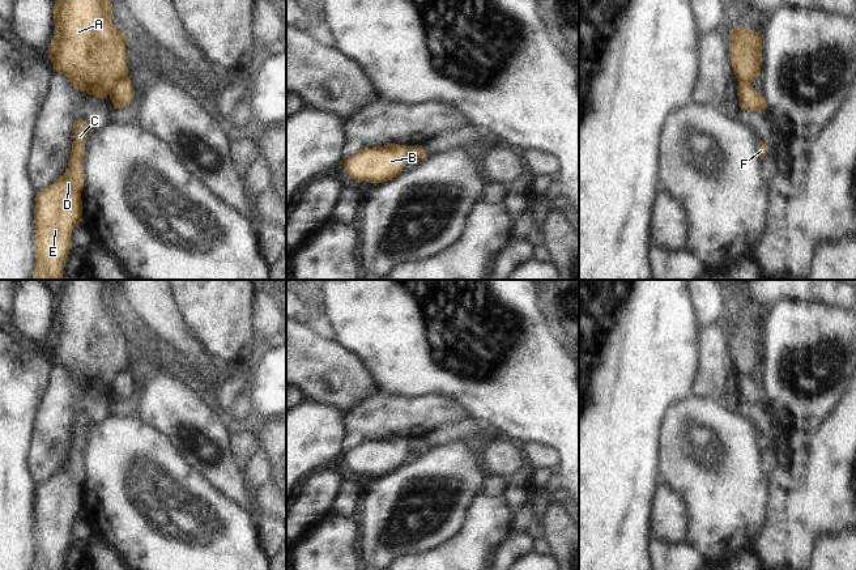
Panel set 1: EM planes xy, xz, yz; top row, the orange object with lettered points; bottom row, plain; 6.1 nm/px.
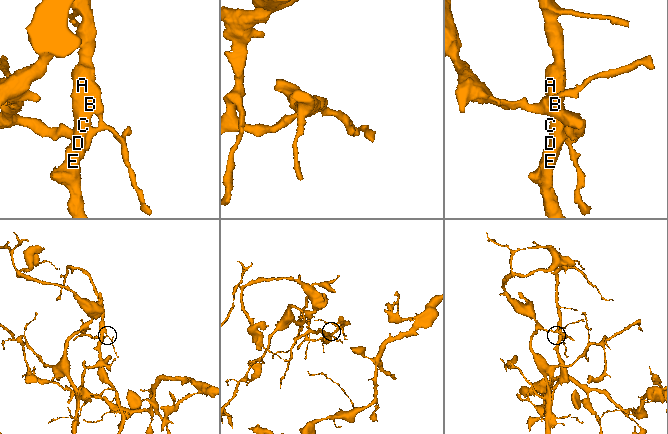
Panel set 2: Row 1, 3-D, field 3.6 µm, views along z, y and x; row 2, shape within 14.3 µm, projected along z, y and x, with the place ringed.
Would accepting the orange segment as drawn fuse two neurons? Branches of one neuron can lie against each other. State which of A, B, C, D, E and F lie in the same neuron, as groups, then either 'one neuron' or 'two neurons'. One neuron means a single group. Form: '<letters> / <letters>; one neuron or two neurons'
A B C D E / F; two neurons

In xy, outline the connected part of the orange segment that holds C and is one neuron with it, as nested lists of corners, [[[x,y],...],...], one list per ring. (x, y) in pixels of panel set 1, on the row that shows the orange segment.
[[[85,120],[74,126],[72,154],[67,171],[35,195],[35,263],[33,280],[63,280],[72,247],[72,231],[82,216],[81,191],[85,182],[82,159],[90,128]]]

